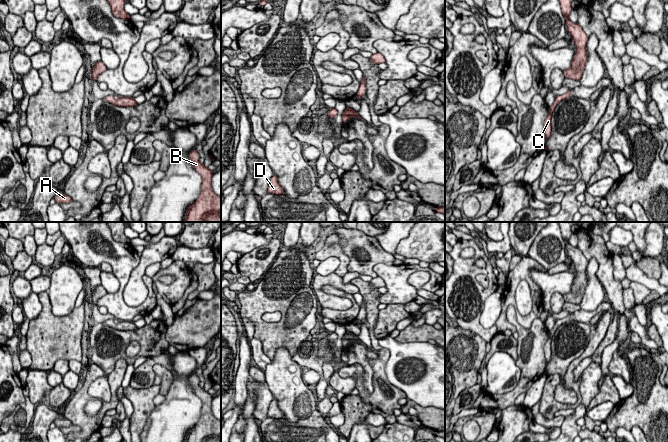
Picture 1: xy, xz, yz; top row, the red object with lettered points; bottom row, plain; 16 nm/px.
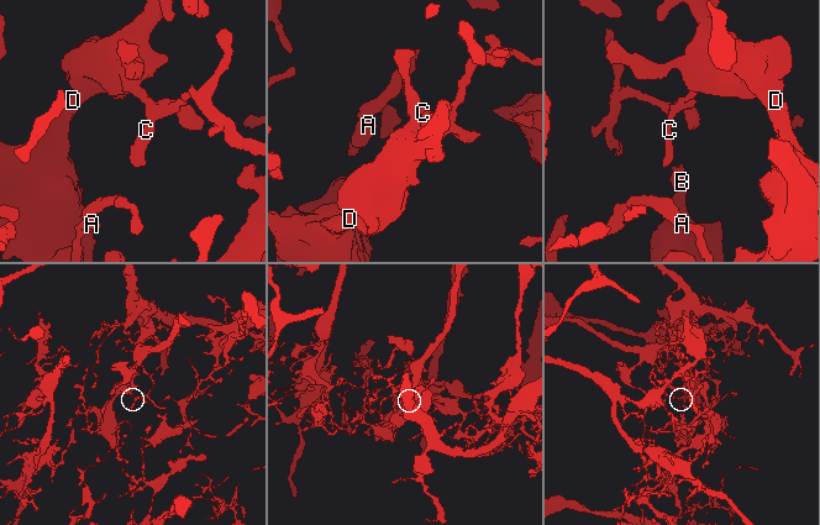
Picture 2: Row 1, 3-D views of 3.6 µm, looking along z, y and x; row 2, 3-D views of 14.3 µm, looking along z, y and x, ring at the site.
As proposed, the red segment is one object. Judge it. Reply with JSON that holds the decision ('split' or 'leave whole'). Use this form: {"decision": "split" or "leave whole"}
{"decision": "leave whole"}

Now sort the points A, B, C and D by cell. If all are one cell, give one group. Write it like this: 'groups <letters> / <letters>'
groups A B C D

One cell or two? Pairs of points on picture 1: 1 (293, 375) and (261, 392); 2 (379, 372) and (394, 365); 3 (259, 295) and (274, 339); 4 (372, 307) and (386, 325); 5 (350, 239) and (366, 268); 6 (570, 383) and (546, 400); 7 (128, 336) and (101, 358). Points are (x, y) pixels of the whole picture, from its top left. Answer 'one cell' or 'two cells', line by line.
1: two cells
2: two cells
3: one cell
4: two cells
5: one cell
6: one cell
7: one cell

